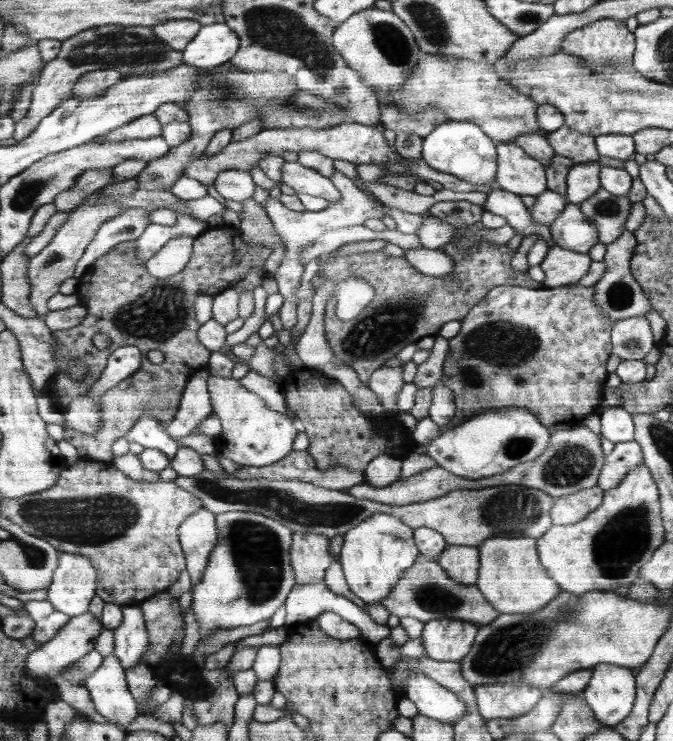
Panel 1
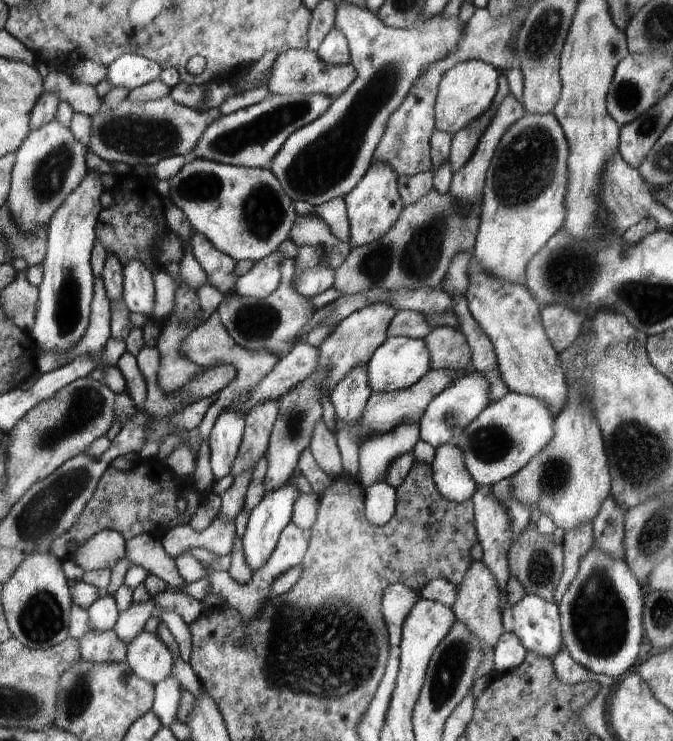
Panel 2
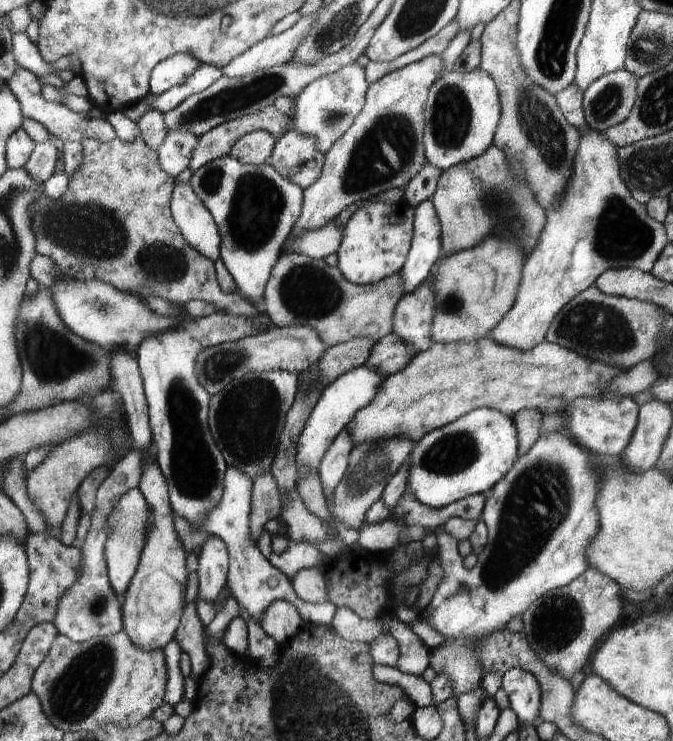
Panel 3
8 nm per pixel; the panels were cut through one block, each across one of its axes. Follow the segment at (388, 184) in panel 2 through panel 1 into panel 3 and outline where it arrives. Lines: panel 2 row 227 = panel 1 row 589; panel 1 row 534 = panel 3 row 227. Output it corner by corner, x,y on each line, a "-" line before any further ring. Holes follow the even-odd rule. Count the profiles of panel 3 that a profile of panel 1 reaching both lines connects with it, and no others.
405,198
398,202
369,201
360,206
344,226
342,244
335,252
344,278
357,285
371,285
398,273
407,262
414,240
414,210

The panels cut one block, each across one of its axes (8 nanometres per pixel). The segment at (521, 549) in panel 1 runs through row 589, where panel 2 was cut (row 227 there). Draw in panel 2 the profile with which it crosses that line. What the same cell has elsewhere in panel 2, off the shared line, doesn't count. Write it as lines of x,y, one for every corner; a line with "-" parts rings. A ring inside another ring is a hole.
525,112
499,142
498,152
495,153
487,170
479,241
476,242
473,252
480,266
494,278
500,278
502,282
524,285
532,258
539,254
547,242
562,229
568,214
567,194
571,186
570,156
570,146
565,131
552,113
539,115

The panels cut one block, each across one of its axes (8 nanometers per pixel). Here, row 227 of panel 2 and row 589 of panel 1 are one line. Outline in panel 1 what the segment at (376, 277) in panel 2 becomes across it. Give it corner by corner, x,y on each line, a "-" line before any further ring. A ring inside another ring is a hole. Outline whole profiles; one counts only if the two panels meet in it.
419,556
414,566
408,567
391,594
381,602
391,615
406,618
412,616
420,622
432,620
471,621
479,627
494,623
499,618
499,609
495,608
474,585
463,585
452,580
446,569
438,561

